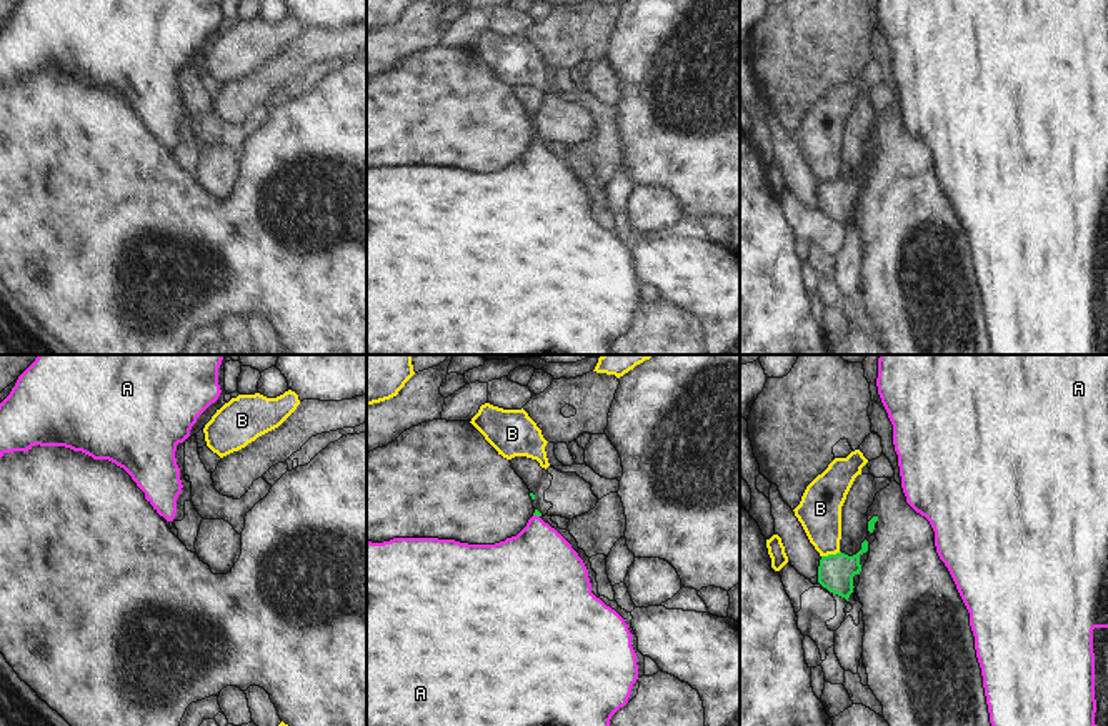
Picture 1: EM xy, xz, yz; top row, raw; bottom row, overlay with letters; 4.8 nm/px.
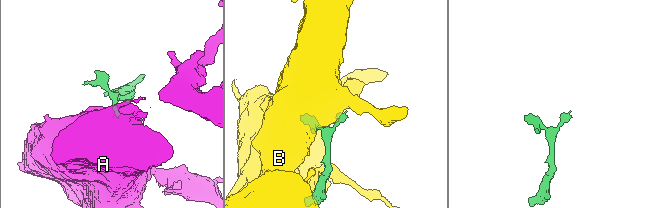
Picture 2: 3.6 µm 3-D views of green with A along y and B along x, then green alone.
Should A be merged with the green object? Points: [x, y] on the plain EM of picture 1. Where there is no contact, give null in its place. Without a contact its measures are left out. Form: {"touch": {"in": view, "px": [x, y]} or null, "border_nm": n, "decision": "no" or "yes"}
{"touch": {"in": "xz", "px": [537, 142]}, "border_nm": 40, "decision": "yes"}

